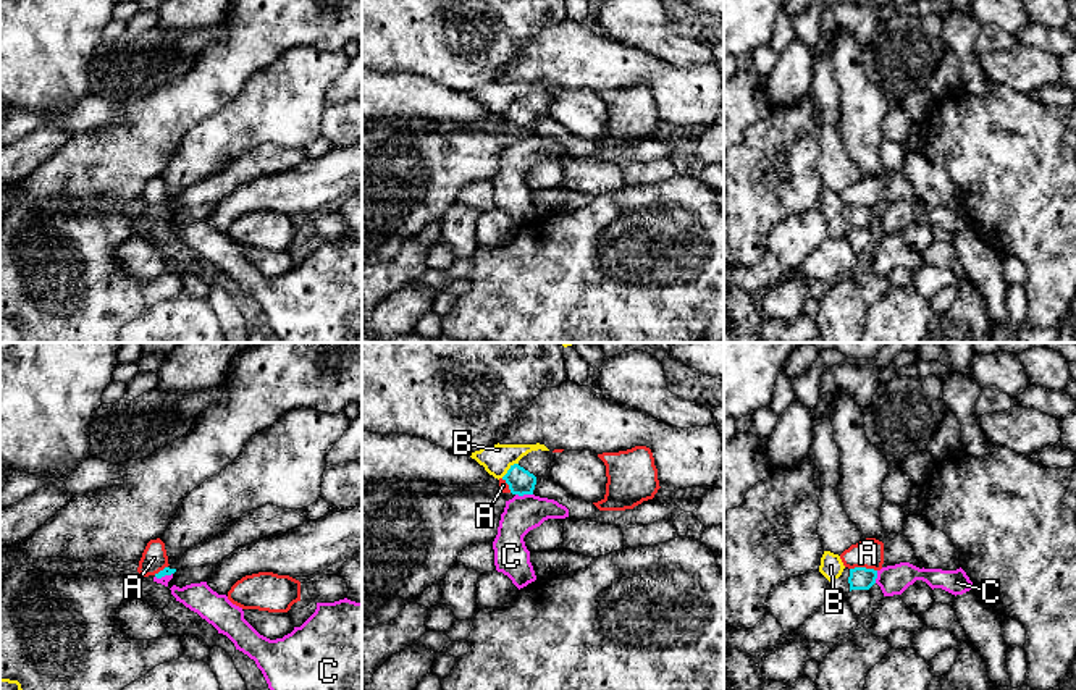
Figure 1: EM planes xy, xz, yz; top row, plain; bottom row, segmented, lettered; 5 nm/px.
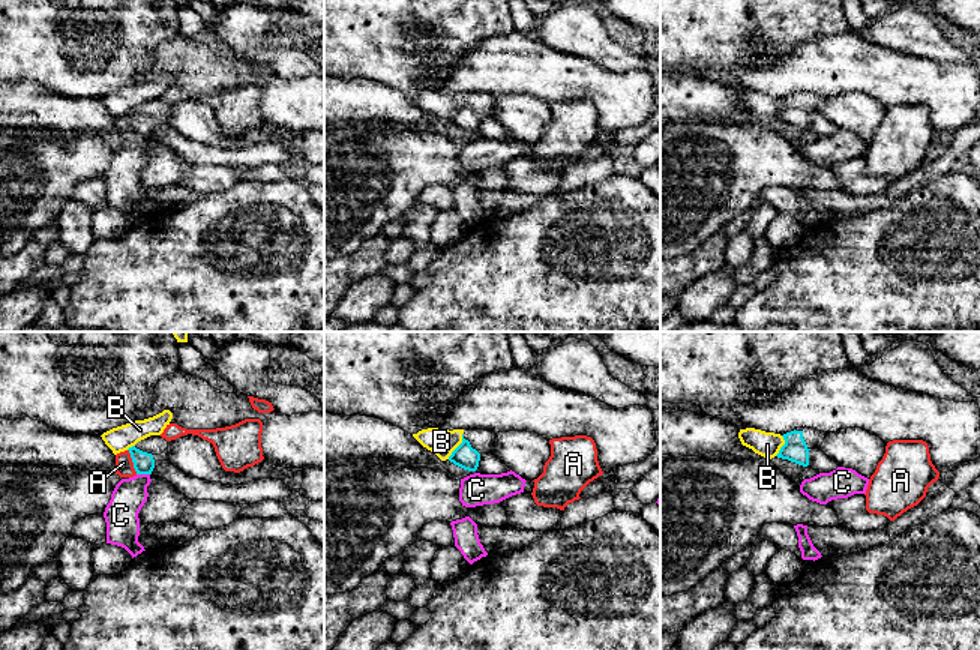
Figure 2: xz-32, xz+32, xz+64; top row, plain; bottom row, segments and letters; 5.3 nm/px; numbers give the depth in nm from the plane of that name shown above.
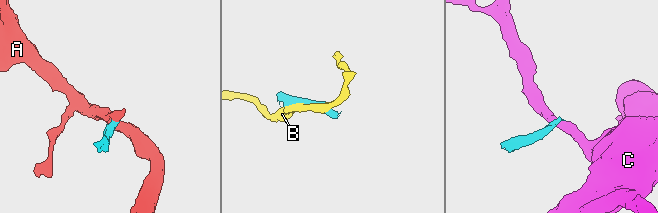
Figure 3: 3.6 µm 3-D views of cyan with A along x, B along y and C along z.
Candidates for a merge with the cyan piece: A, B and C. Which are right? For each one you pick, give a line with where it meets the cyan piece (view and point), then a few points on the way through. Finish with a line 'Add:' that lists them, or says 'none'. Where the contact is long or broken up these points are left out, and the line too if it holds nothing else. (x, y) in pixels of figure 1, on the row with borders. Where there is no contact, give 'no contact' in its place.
Add: none

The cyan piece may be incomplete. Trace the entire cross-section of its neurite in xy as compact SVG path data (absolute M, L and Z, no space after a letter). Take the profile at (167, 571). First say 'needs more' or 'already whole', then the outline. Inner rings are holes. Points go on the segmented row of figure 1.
needs more | M273 504L247 511L225 532L187 549L179 561L170 564L157 579L174 574L178 569L215 566L228 557L236 548L250 545L260 538L286 533L307 520L301 509L283 509Z

